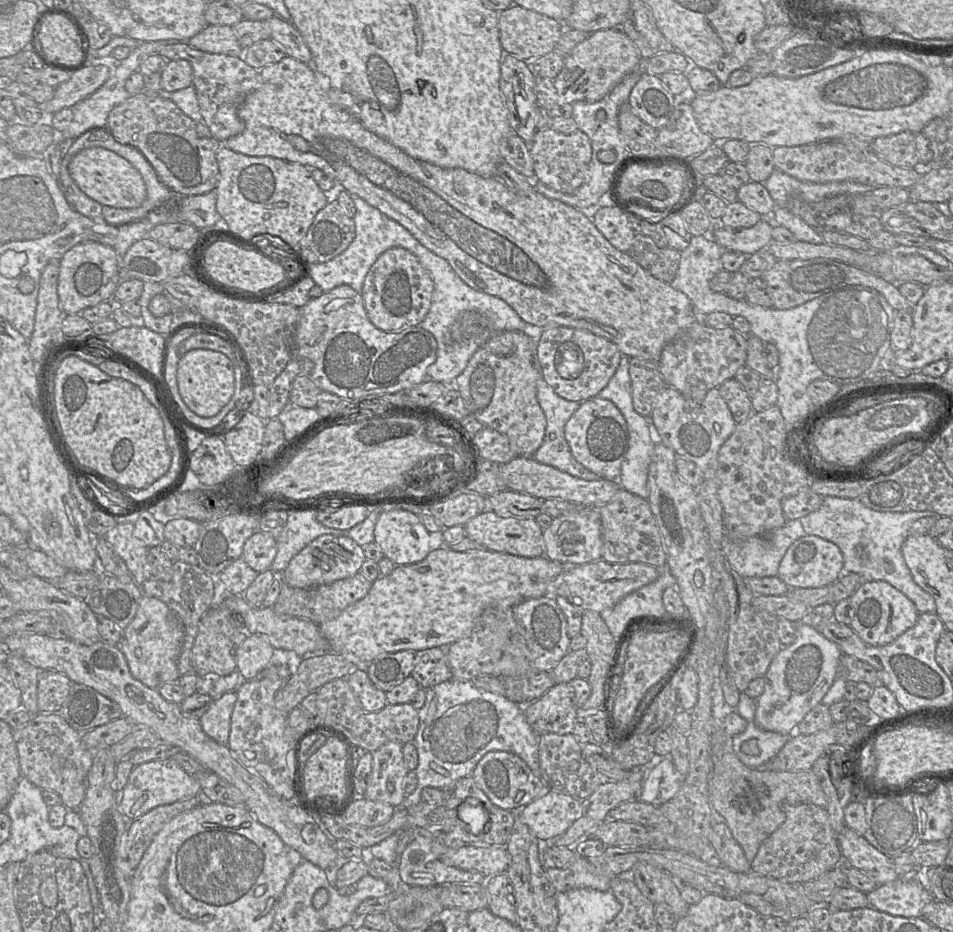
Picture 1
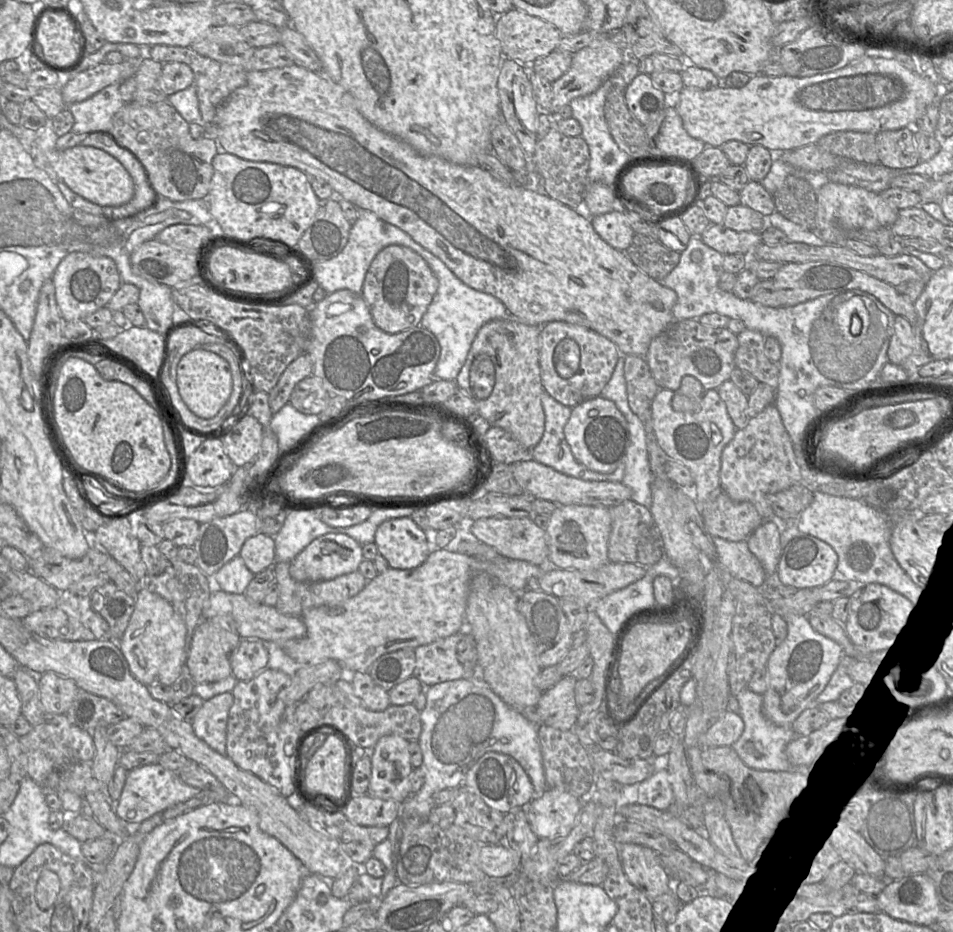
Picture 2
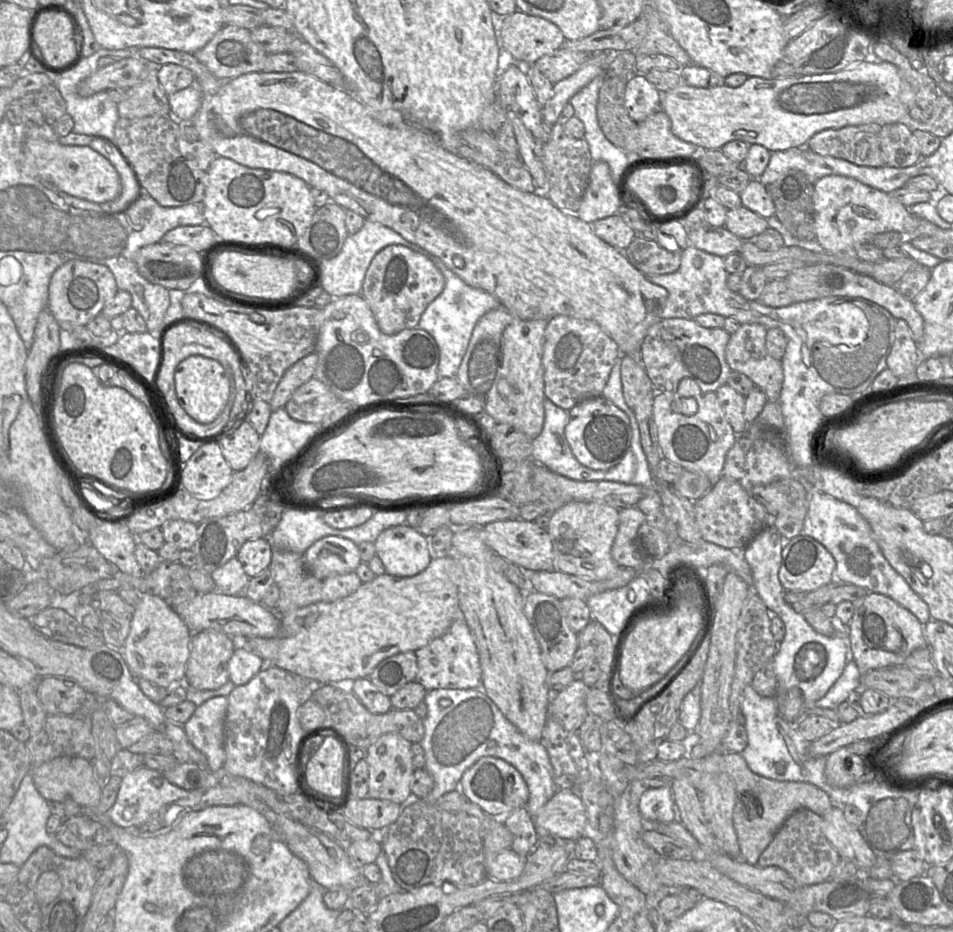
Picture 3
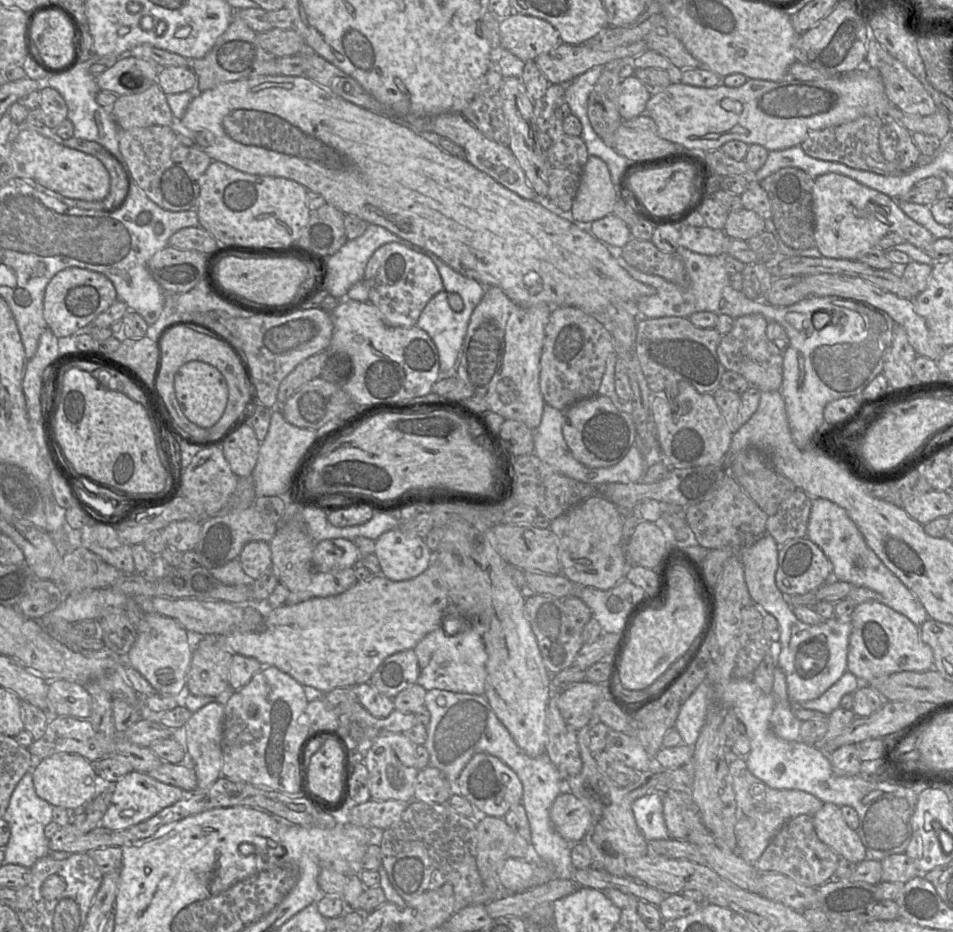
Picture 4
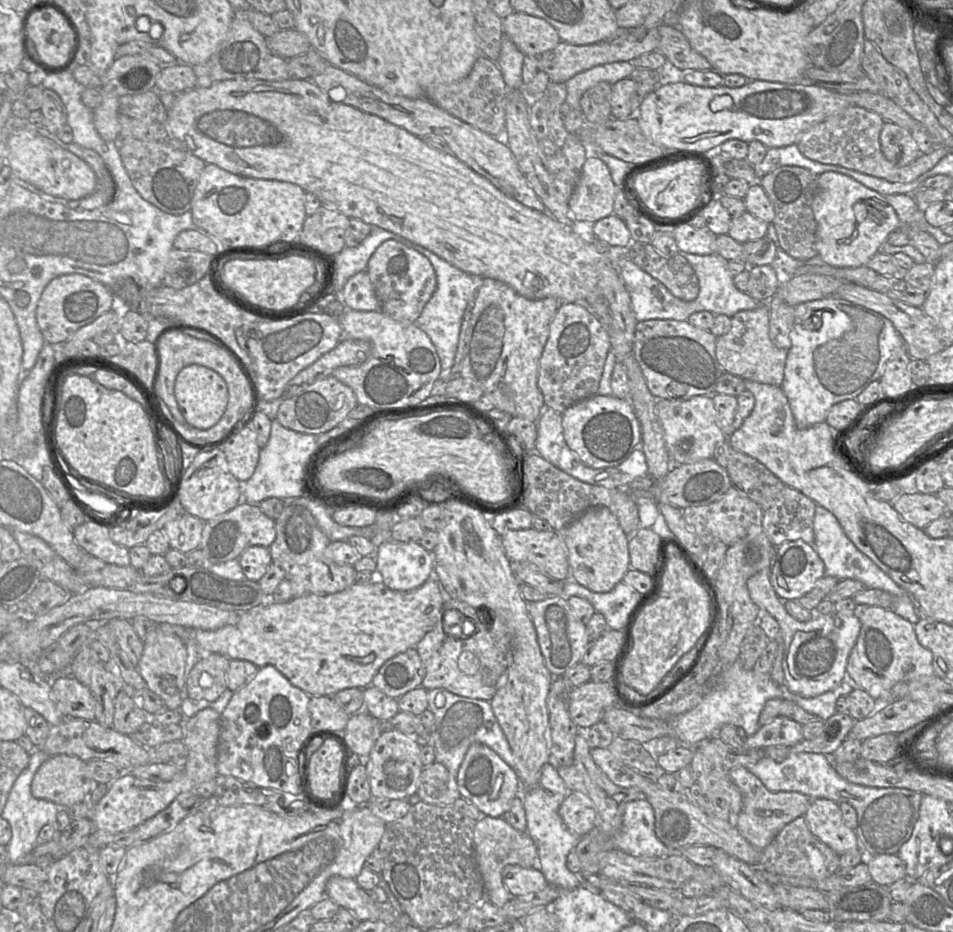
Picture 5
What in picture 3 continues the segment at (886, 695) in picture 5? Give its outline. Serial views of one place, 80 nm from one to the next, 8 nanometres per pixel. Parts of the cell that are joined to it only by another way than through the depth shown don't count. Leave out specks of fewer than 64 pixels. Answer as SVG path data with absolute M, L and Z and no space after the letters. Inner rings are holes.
M868 592L852 602L854 613L846 627L851 659L862 672L872 669L903 666L915 650L927 648L923 625L909 610L882 594Z

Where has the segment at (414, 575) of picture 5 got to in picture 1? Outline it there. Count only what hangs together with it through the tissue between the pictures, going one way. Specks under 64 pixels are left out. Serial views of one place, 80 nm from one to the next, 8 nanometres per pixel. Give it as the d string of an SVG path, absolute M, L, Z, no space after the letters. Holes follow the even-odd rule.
M399 508L380 514L374 542L395 565L420 562L430 552L430 535L418 515Z

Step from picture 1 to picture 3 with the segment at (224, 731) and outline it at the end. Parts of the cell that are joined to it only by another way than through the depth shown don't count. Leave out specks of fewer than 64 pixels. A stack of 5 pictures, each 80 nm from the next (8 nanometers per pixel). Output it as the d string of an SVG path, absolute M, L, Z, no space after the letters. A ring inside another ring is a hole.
M218 696L197 706L194 713L183 724L185 733L193 746L207 758L208 770L220 770L225 761L224 722L228 698Z

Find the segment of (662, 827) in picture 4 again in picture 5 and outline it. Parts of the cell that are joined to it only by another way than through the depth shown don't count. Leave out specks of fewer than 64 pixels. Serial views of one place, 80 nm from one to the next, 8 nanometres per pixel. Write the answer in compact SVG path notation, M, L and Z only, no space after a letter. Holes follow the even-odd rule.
M646 798L626 805L613 847L635 857L664 857L672 851L655 834L655 815Z

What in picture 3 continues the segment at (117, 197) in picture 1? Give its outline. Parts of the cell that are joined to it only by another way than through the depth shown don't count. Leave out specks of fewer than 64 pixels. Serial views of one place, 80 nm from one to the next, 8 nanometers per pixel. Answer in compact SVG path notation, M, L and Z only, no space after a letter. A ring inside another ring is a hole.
M29 134L23 142L25 160L22 171L48 182L64 193L95 203L115 200L122 192L120 177L111 162L90 146L62 145L39 135Z

